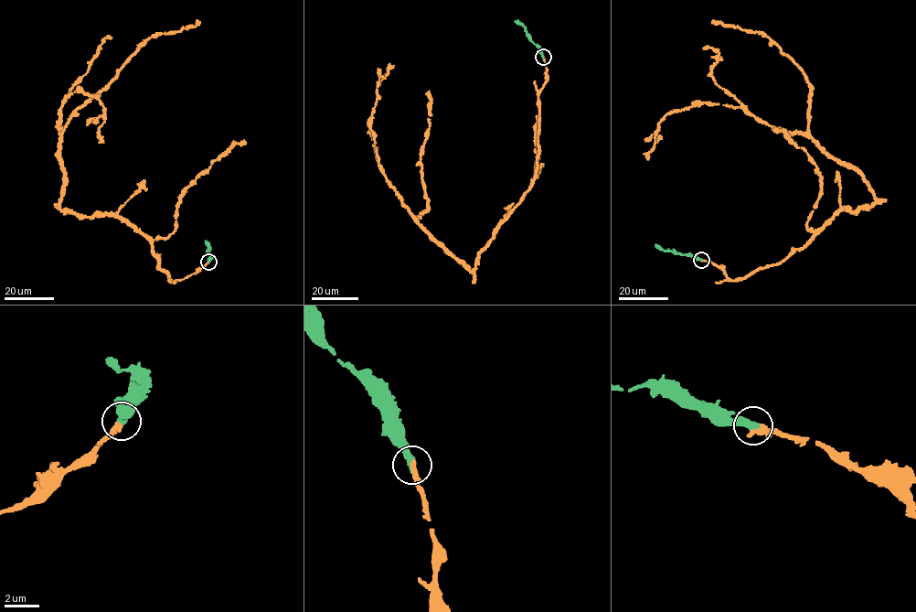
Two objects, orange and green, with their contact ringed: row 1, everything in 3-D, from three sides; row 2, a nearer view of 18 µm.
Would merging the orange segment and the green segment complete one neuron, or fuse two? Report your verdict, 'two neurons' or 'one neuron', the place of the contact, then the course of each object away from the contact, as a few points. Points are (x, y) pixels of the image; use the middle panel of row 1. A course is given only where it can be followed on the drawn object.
one neuron; place (543, 57); course orange (543, 58), (532, 187), (473, 272), (415, 220), (428, 201), (420, 162), (429, 91); course green (543, 58), (541, 49), (524, 26), (515, 21)

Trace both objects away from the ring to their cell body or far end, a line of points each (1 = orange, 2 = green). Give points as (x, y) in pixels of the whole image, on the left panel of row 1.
1: (208, 262), (168, 281), (134, 229), (59, 206), (69, 118), (143, 42), (199, 23)
2: (208, 262), (211, 259), (206, 241)

